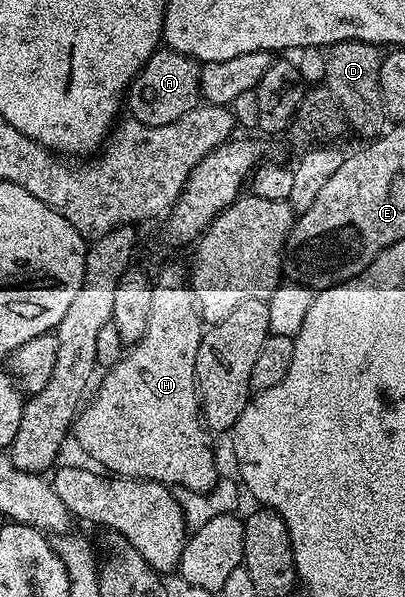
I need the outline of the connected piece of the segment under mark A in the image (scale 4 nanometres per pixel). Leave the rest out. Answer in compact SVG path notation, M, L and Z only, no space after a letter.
M158 50L144 64L144 71L140 74L138 82L130 88L130 100L132 96L132 112L135 123L144 124L148 128L154 126L166 126L190 109L201 103L200 71L201 65L192 56L185 52L173 52L171 50Z

